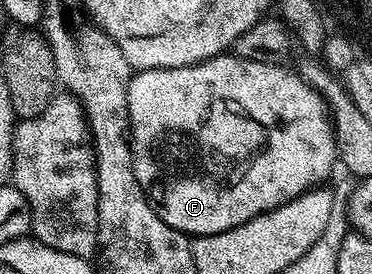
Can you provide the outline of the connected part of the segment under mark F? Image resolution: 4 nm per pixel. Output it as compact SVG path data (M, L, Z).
M221 55L212 57L208 61L201 61L199 65L183 65L180 69L141 69L133 72L132 82L128 84L128 127L130 130L130 144L132 147L132 162L134 163L134 175L138 179L138 183L142 187L145 197L152 202L152 209L158 215L158 219L162 219L170 227L174 227L180 233L187 233L192 237L205 237L206 235L214 235L226 231L230 227L238 227L242 223L246 223L250 219L254 219L263 213L269 213L272 209L276 209L280 205L284 205L287 201L292 201L308 190L319 186L321 183L327 182L332 176L332 168L338 160L336 155L336 140L332 134L332 123L327 106L324 104L323 98L300 76L294 73L287 73L280 66L280 63L270 61L251 61L250 59L241 59L235 55Z

